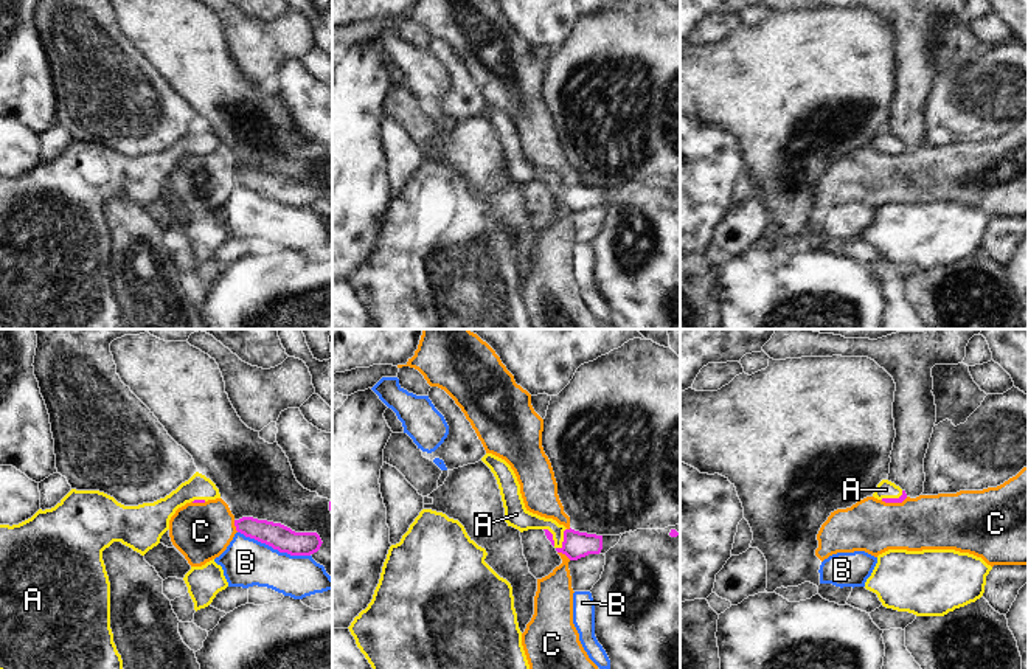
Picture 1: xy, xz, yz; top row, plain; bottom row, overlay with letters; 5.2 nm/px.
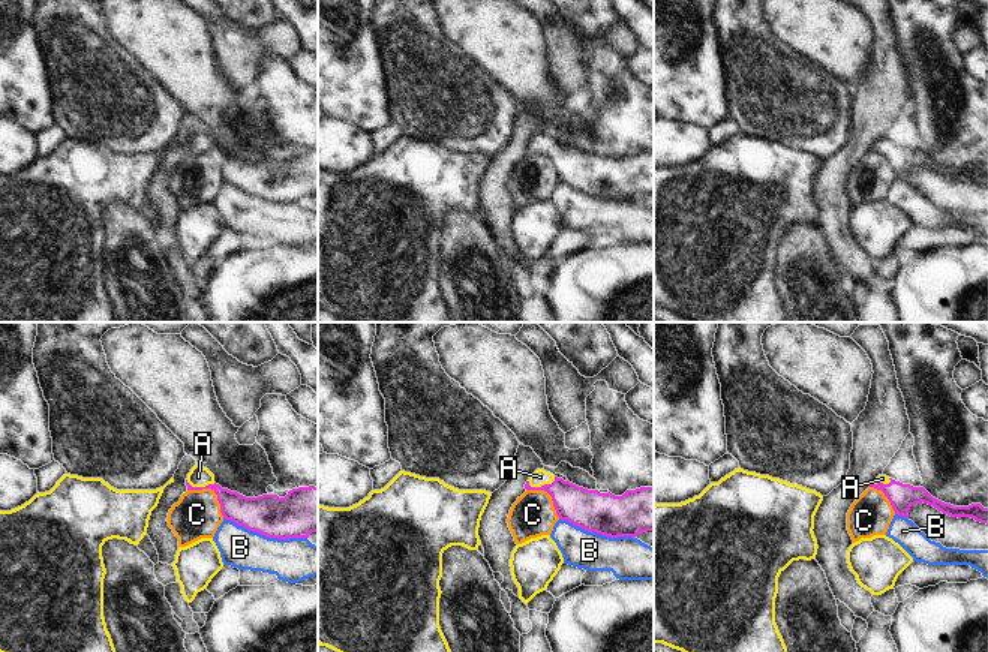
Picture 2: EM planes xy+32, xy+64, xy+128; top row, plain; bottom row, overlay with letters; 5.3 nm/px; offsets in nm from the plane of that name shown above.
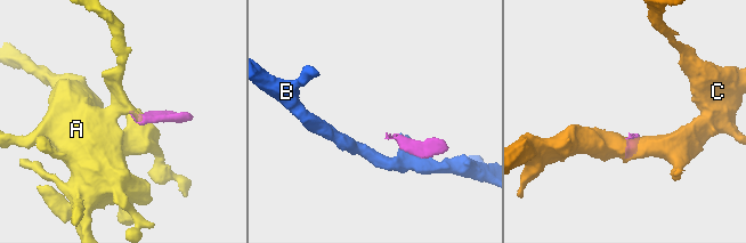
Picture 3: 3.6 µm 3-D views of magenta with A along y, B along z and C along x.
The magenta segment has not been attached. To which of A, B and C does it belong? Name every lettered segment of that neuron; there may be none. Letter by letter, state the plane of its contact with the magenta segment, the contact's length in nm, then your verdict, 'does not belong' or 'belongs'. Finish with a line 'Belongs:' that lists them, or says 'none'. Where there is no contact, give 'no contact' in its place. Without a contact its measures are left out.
A: xz | 140 nm | belongs
B: xy | 400 nm | does not belong
C: xz | 80 nm | does not belong
Belongs: A

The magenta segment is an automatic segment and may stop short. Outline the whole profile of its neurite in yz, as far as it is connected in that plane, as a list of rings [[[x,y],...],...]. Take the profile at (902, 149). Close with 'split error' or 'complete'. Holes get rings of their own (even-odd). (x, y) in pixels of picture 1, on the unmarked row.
[[[882,132],[874,141],[873,149],[885,155],[902,155],[907,151],[907,146],[894,135]]]; split error

